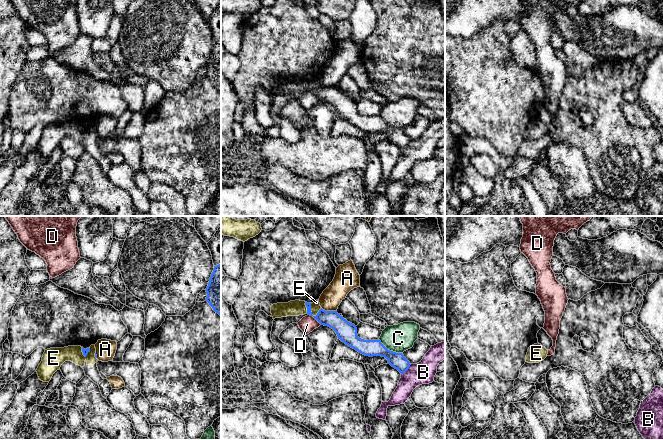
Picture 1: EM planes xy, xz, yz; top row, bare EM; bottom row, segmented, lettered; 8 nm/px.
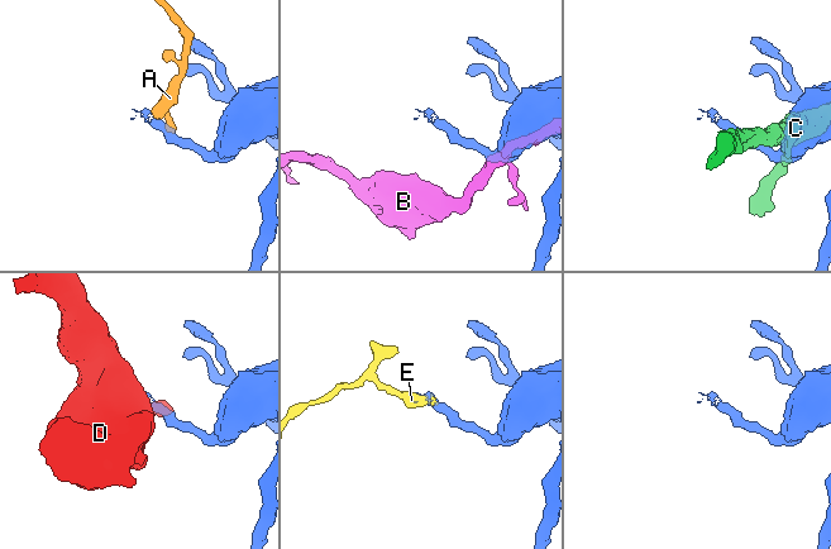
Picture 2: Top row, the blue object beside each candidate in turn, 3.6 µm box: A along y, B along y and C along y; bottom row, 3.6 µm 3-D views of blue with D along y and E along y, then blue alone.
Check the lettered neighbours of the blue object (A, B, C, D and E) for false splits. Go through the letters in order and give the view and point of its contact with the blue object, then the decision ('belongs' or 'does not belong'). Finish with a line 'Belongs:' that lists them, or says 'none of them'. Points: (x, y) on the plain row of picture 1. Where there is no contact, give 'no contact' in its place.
A: xz (329, 87) | does not belong
B: xz (406, 146) | does not belong
C: xz (389, 126) | does not belong
D: xz (315, 94) | does not belong
E: xz (310, 86) | belongs
Belongs: E

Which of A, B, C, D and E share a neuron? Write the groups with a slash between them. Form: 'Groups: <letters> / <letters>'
Groups: A / B / C / D / E

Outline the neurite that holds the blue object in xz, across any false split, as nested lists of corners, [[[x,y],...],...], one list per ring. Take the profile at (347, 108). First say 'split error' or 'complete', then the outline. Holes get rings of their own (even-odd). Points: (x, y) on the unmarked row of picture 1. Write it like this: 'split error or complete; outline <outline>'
split error; outline [[[295,76],[288,79],[273,80],[270,83],[273,95],[299,92],[306,89],[313,92],[321,101],[332,104],[336,108],[338,115],[349,123],[365,132],[385,133],[388,139],[401,150],[405,149],[411,141],[402,129],[388,126],[380,116],[364,116],[359,114],[354,100],[340,92],[337,87],[323,86],[318,76],[313,79]]]

